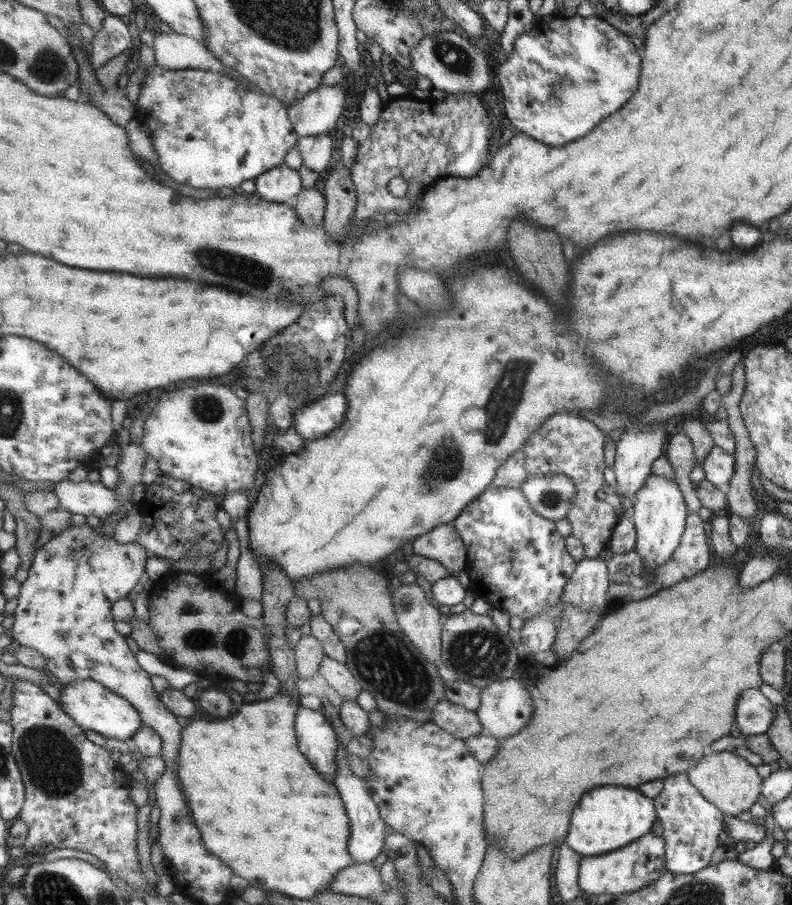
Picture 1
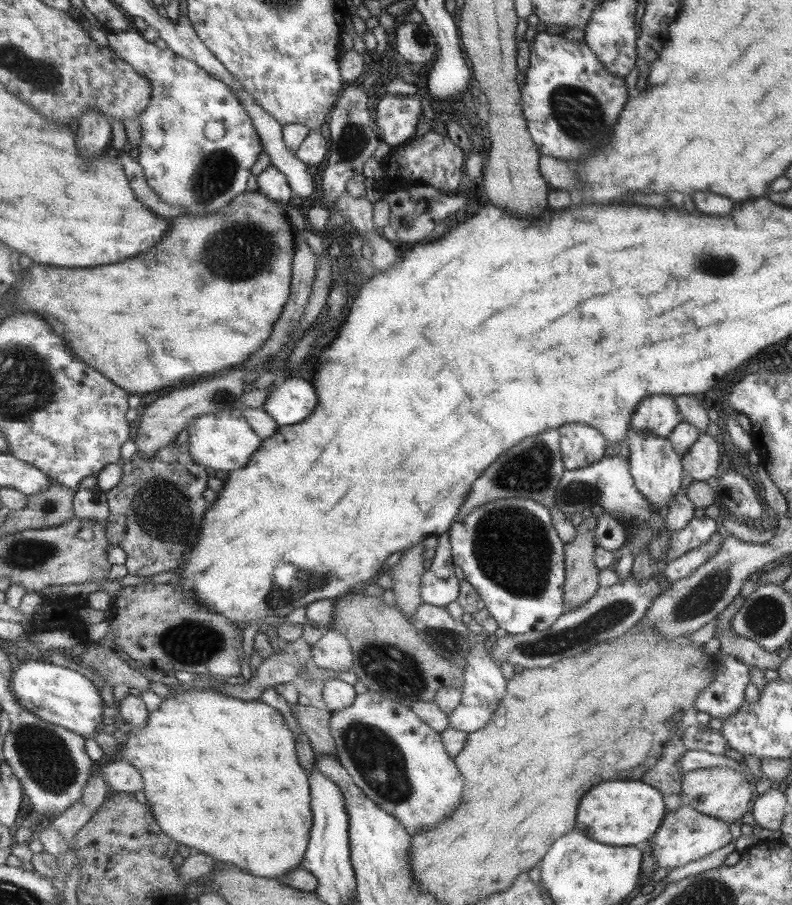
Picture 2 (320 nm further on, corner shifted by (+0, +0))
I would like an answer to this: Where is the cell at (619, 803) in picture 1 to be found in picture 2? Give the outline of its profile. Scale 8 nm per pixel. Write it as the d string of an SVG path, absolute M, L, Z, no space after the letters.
M603 782L591 788L587 796L583 796L583 804L579 804L579 820L575 820L575 828L579 828L590 840L613 847L640 847L653 838L659 830L663 816L666 814L665 801L659 790L643 784L643 782Z

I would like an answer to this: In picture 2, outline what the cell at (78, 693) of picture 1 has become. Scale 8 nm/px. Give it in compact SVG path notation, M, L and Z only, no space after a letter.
M30 659L15 666L10 689L18 703L41 720L63 726L67 730L91 738L93 732L103 728L103 703L101 691L81 672L57 666L47 660Z

